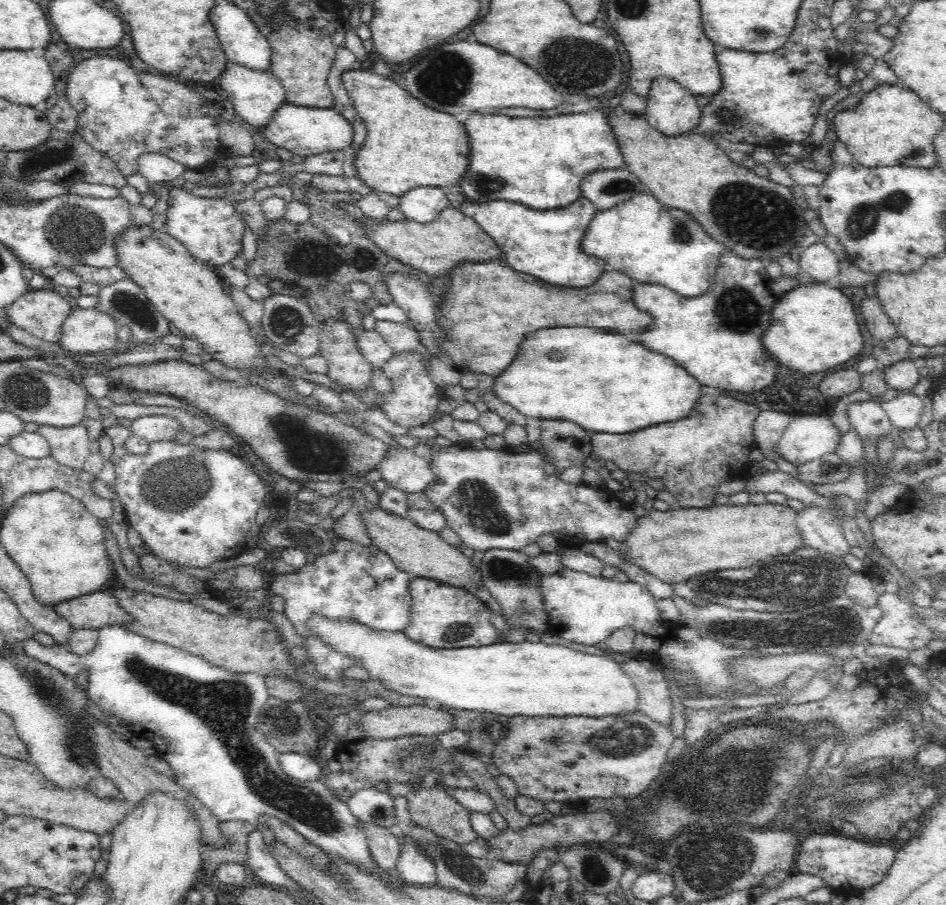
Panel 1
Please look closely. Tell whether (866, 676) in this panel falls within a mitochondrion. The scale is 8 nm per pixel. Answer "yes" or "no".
no

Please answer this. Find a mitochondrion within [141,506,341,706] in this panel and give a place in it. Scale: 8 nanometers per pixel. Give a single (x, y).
(301, 539)

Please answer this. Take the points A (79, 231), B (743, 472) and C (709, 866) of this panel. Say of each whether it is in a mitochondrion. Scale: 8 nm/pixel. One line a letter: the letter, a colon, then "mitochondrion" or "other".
A: mitochondrion
B: other
C: mitochondrion

